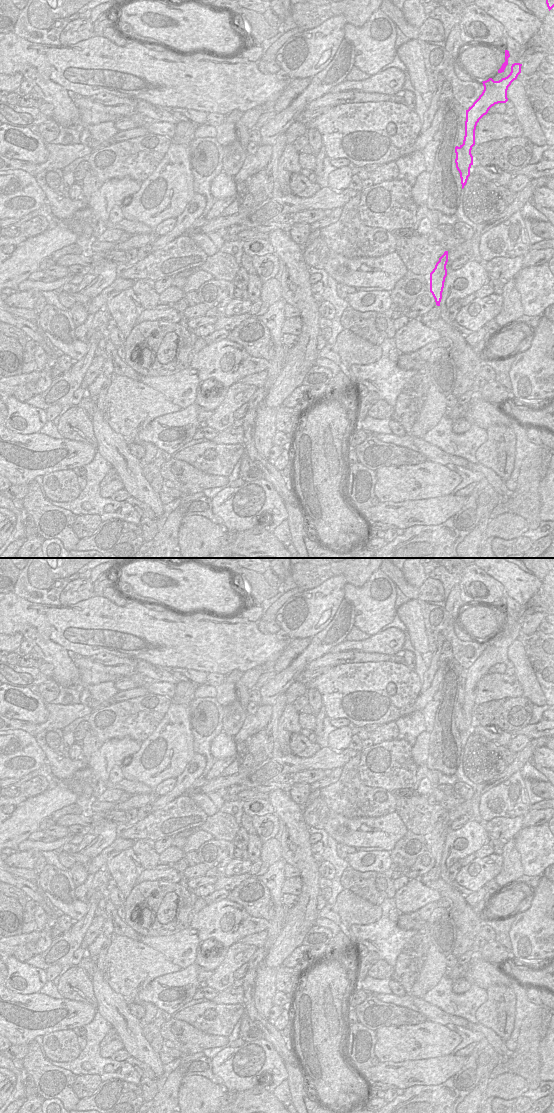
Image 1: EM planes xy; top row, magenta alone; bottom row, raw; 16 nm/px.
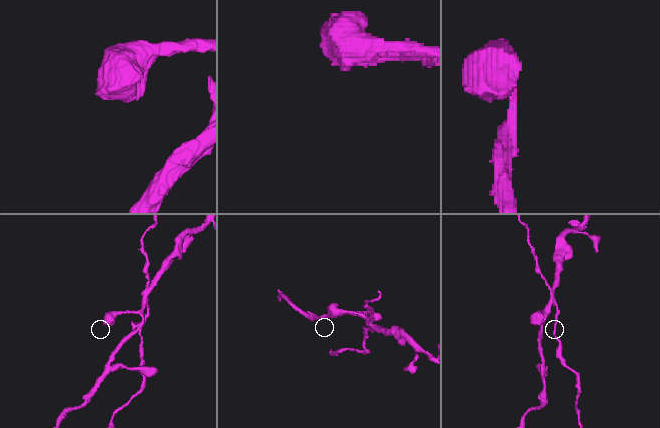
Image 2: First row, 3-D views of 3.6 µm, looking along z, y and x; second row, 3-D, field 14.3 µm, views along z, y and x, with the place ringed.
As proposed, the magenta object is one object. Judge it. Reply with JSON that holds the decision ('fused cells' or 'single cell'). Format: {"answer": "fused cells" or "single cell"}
{"answer": "fused cells"}

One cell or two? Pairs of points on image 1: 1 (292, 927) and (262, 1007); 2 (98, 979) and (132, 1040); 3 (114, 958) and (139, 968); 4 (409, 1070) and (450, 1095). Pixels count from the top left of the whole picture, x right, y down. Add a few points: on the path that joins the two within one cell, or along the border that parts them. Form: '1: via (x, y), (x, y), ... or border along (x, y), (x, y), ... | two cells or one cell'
1: border along (263, 960), (268, 966), (276, 968) | two cells
2: via (104, 994), (124, 1025) | one cell
3: via (120, 958), (133, 965) | one cell
4: border along (452, 1076), (439, 1084), (412, 1085), (410, 1087) | two cells

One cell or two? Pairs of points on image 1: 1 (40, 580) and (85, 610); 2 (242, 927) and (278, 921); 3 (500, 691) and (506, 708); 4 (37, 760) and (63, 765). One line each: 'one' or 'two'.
1: two
2: two
3: two
4: two

